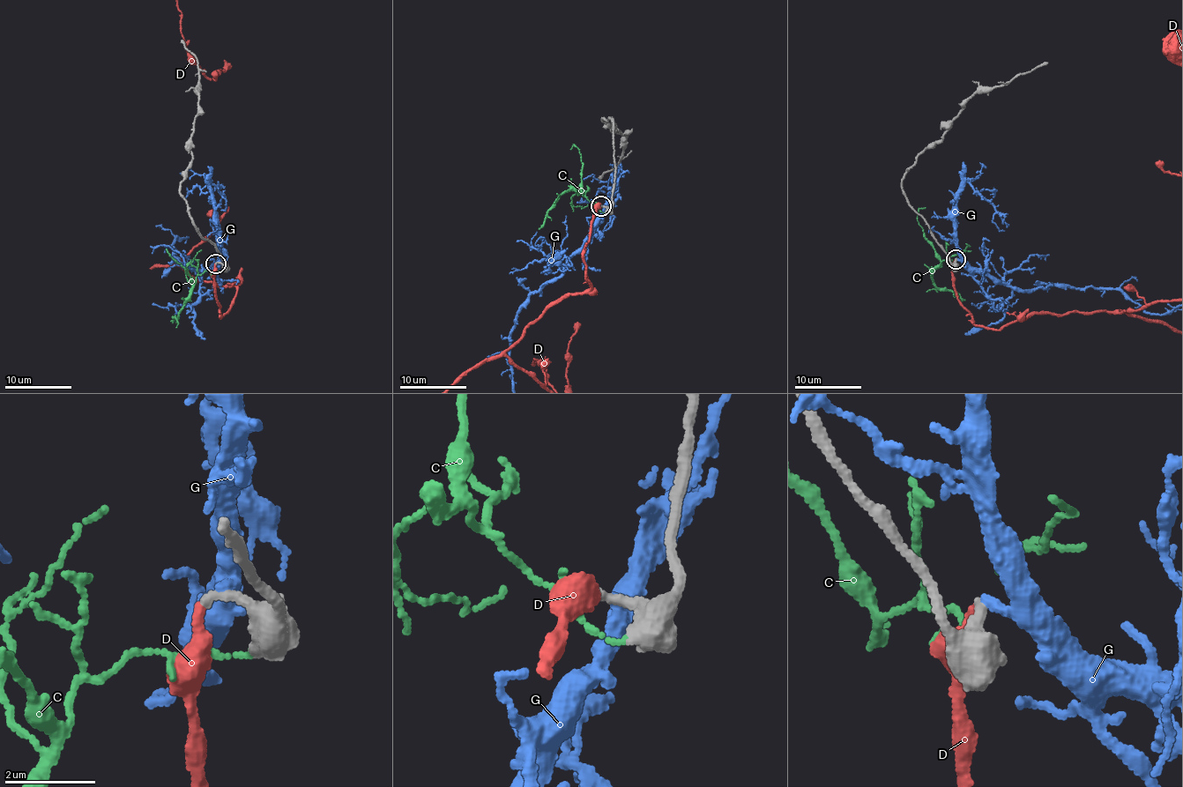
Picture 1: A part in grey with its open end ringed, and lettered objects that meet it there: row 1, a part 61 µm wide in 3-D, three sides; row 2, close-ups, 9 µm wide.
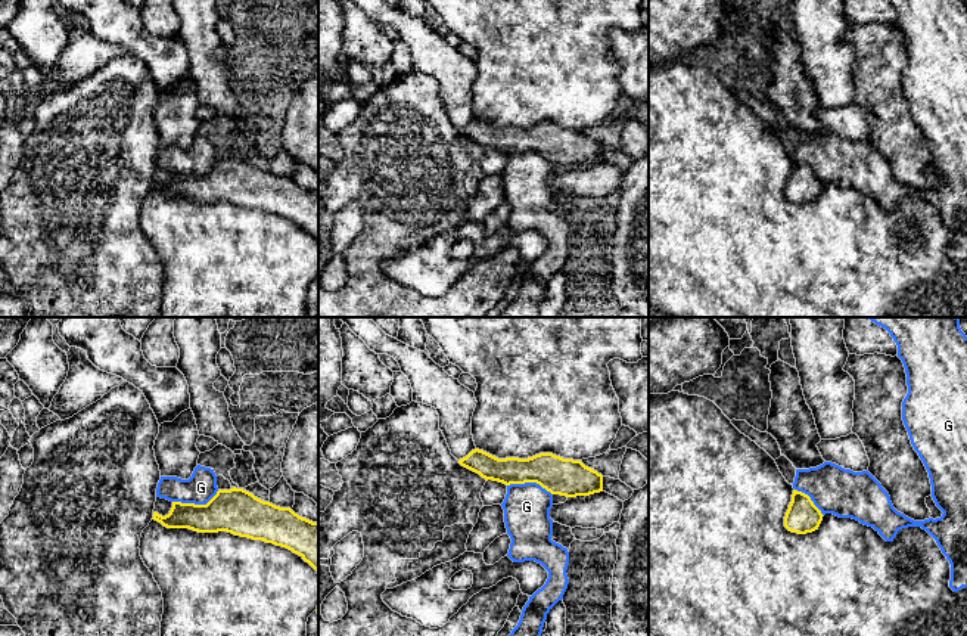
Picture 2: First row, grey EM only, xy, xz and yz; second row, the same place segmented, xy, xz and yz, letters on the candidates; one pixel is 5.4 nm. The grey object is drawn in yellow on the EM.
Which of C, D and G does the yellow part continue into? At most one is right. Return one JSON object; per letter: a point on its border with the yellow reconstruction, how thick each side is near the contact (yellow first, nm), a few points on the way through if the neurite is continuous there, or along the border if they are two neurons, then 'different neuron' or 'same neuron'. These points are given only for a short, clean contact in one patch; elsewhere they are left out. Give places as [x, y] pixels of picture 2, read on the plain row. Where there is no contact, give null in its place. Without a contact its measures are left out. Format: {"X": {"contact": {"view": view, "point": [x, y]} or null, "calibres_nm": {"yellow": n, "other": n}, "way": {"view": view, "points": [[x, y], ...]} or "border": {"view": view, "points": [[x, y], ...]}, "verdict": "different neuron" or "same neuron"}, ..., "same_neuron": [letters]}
{"C": {"contact": null, "verdict": "different neuron"}, "D": {"contact": null, "verdict": "same neuron"}, "G": {"contact": {"view": "xy", "point": [193, 173]}, "calibres_nm": {"yellow": 240, "other": 170}, "border": {"view": "xy", "points": [[218, 160], [205, 173], [173, 171]]}, "verdict": "different neuron"}, "same_neuron": ["D"]}

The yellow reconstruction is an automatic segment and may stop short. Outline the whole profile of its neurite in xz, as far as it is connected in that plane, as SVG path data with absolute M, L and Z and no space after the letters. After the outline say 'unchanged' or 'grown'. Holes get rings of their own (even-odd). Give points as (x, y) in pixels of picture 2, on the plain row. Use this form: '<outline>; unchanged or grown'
M475 118L458 133L482 148L510 153L537 152L551 164L566 167L590 165L603 161L603 145L581 130L540 122L528 128L498 128Z; unchanged

